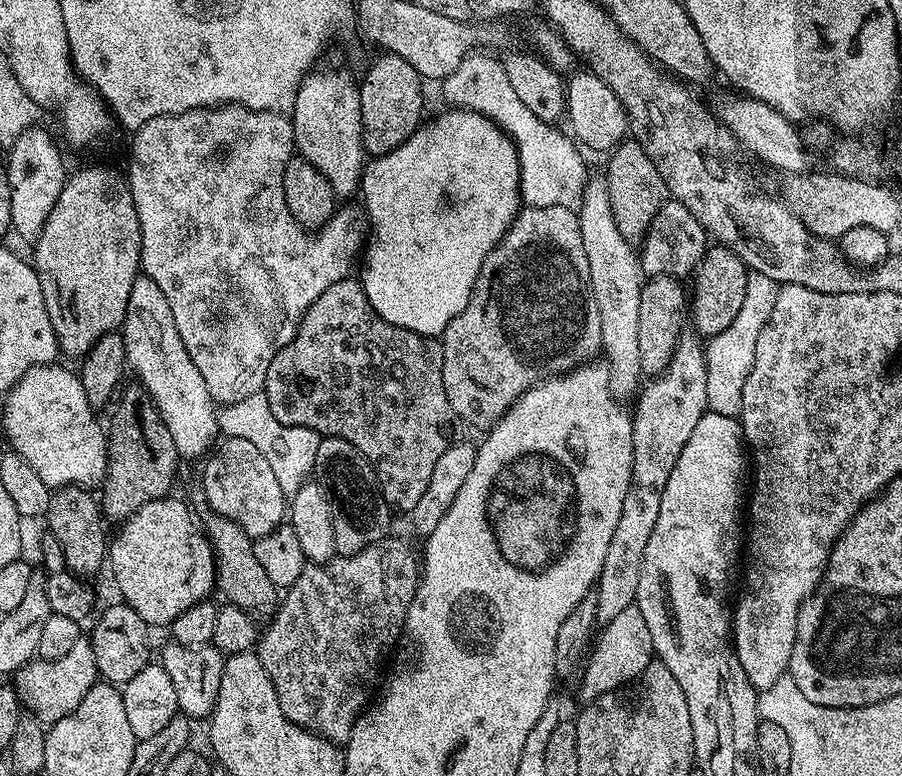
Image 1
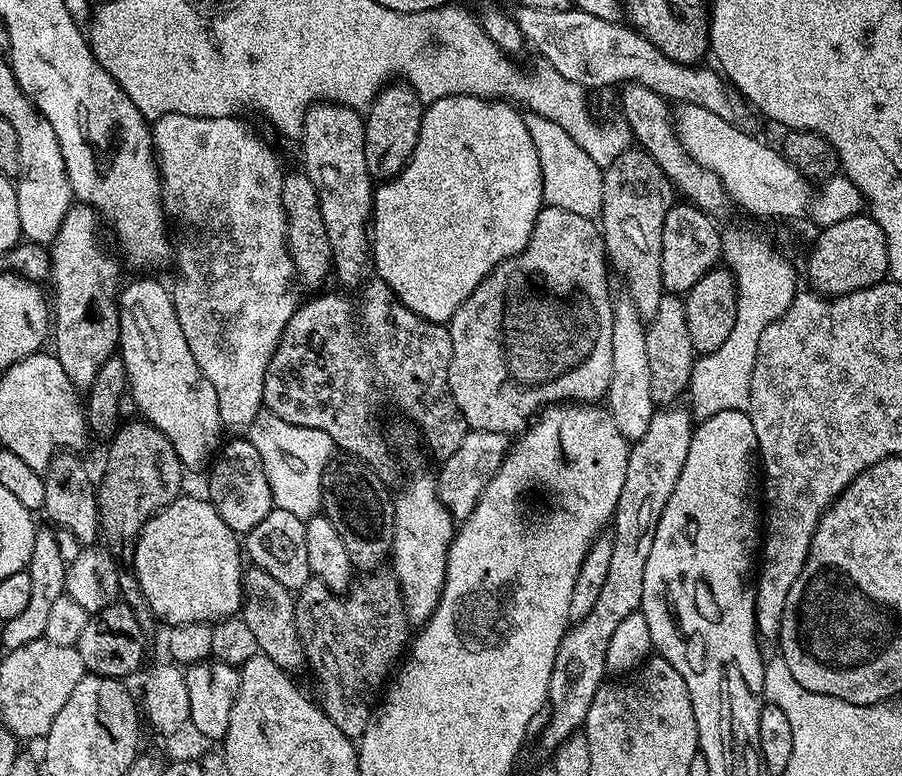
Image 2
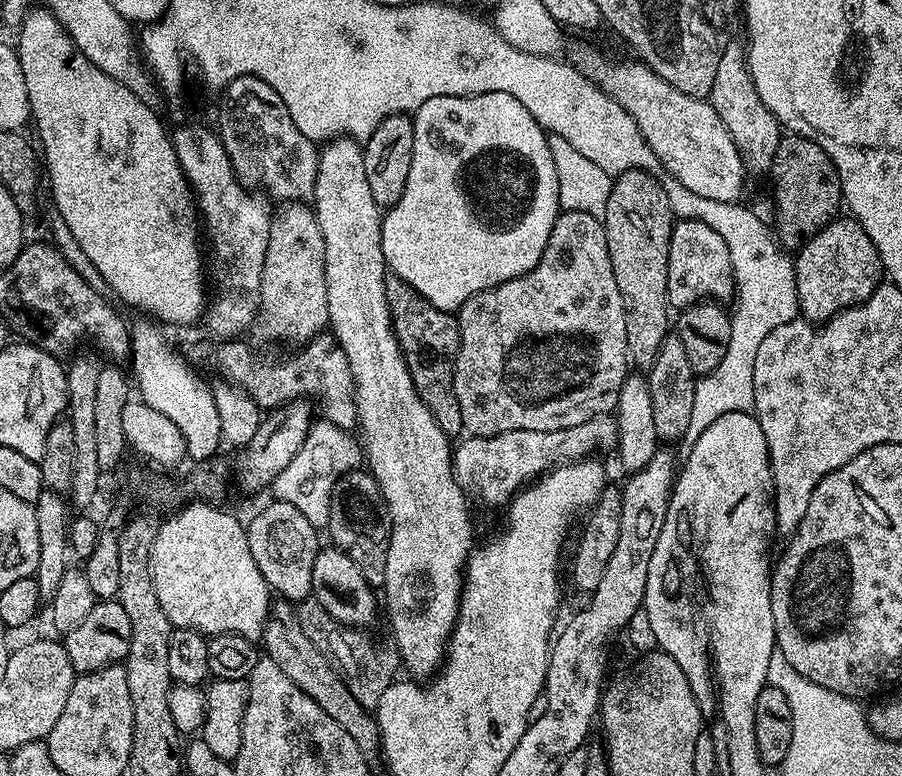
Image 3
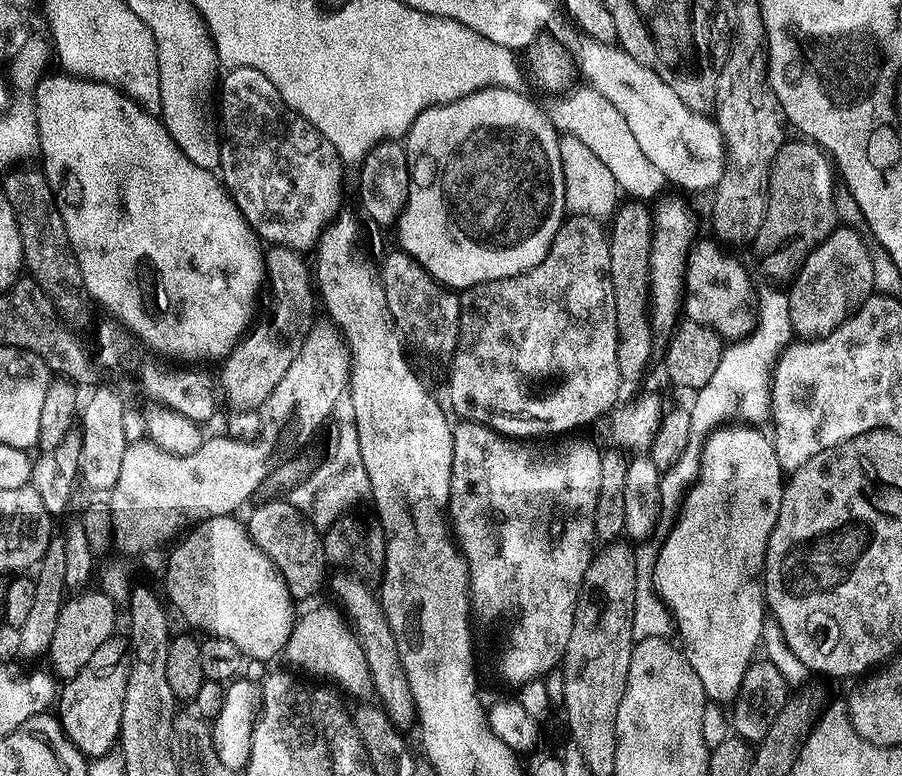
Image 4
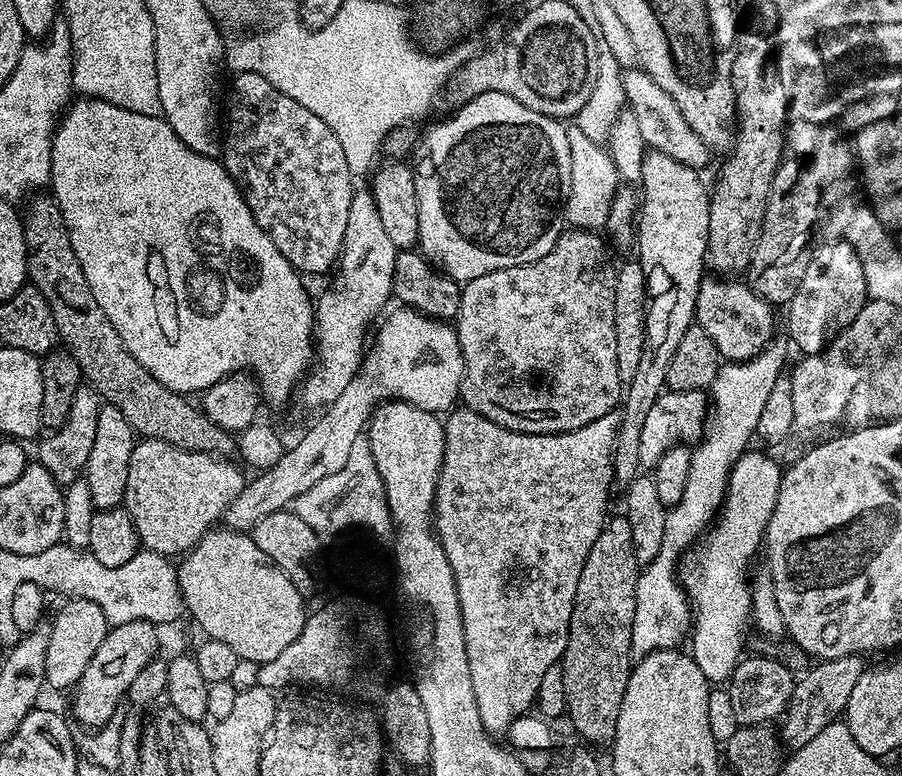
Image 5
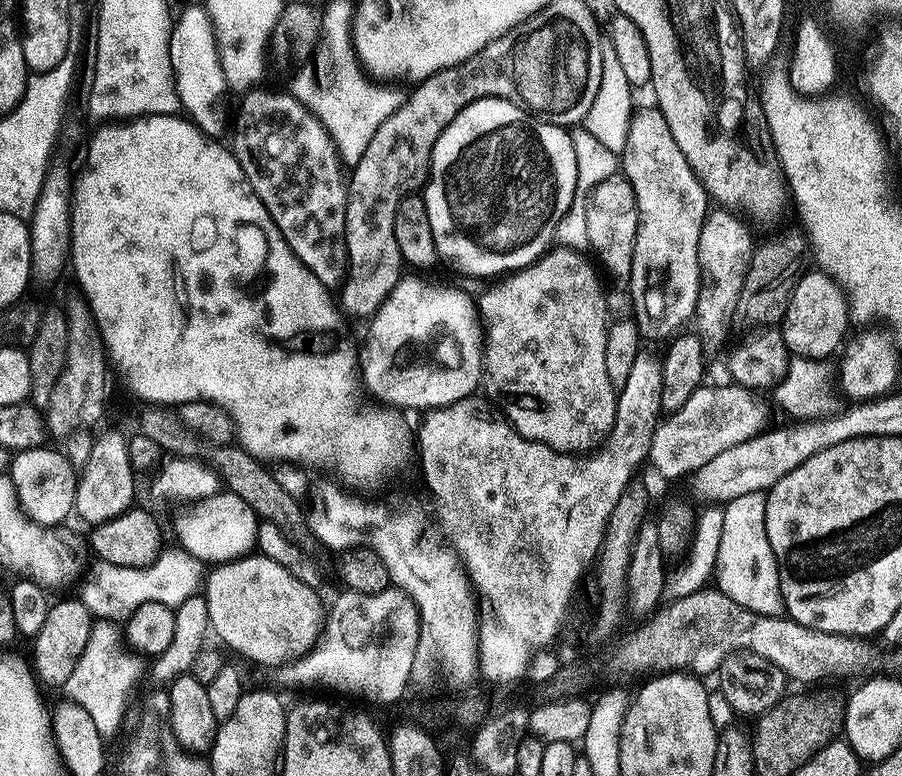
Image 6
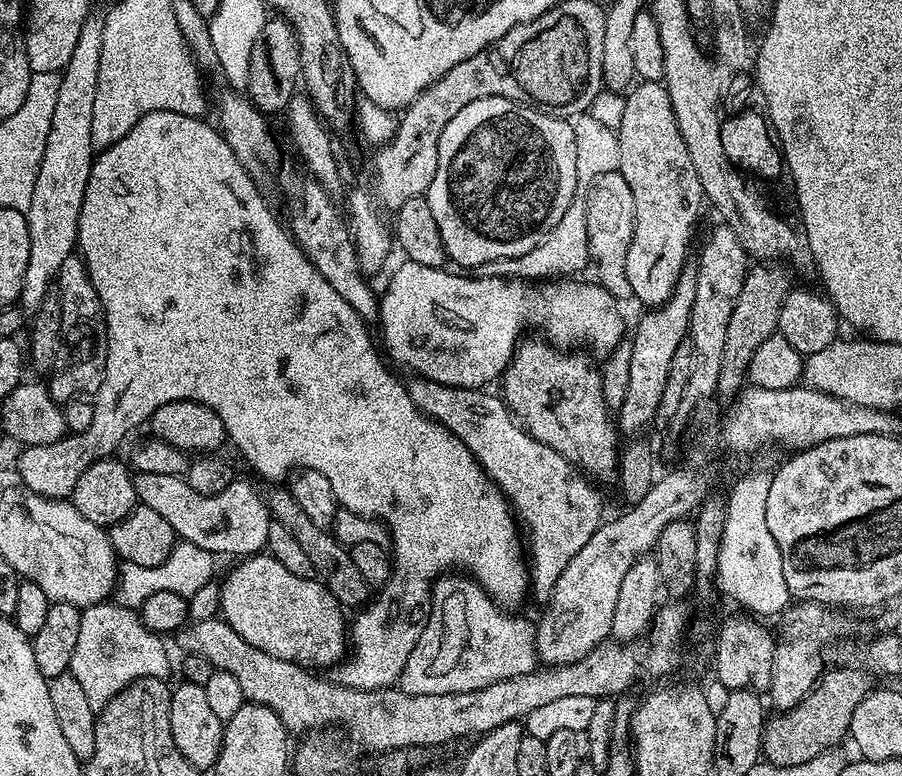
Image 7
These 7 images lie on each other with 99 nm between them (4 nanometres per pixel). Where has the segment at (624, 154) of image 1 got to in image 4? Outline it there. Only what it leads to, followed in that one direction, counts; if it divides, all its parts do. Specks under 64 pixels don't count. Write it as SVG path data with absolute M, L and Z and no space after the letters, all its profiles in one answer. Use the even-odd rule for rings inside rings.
M635 198L621 203L610 220L611 285L614 286L615 317L618 325L618 368L623 385L636 386L644 378L654 352L655 332L650 322L650 258L655 234L654 212Z

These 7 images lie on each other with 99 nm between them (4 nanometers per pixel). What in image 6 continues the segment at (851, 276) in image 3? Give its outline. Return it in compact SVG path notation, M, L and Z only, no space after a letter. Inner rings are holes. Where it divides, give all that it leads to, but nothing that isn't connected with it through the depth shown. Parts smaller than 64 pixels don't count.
M805 271L797 280L796 289L790 298L790 306L782 321L782 331L786 346L792 356L824 362L827 361L827 356L834 355L835 357L841 351L849 335L850 313L848 297L845 296L844 289L827 272L815 271Z

